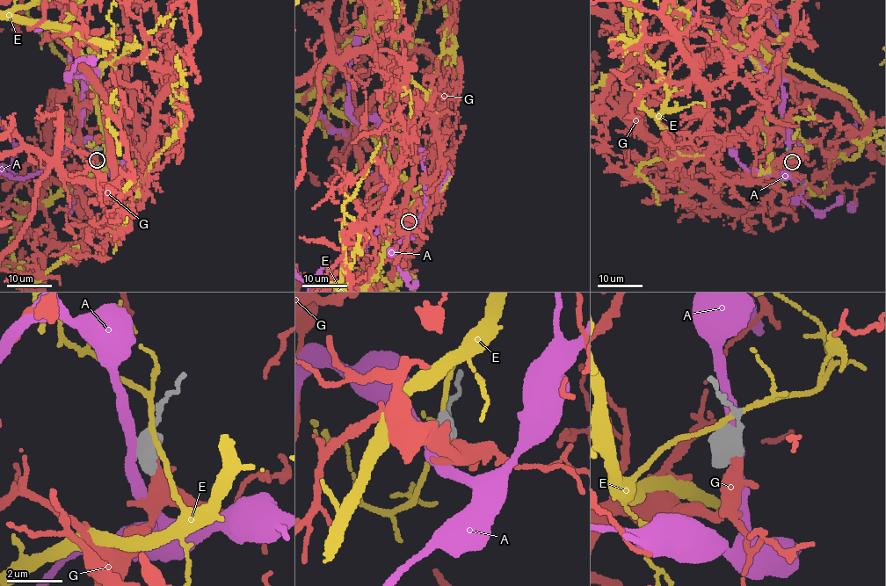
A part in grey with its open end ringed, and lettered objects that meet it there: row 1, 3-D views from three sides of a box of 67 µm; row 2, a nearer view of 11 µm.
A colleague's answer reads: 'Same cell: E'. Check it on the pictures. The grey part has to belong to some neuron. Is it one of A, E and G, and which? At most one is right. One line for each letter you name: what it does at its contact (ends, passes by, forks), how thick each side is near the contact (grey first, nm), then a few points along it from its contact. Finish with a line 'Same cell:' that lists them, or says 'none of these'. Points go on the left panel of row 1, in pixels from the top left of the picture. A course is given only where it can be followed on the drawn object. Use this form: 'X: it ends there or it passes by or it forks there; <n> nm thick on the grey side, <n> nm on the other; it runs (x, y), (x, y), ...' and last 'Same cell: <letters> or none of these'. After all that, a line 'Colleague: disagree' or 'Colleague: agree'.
G: it passes by; 550 nm thick on the grey side, 280 nm on the other
Same cell: G
Colleague: disagree

